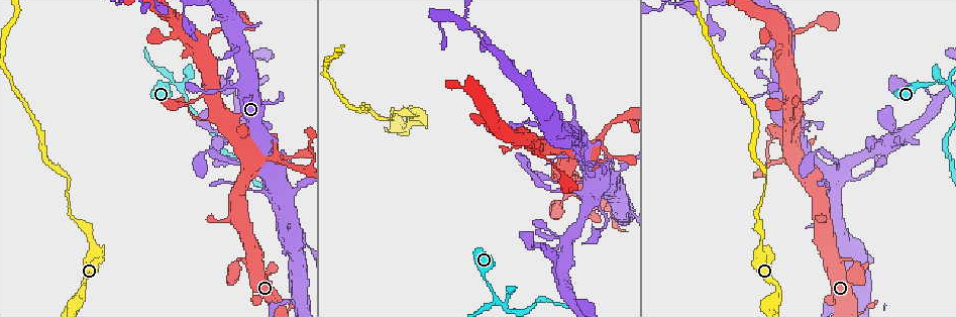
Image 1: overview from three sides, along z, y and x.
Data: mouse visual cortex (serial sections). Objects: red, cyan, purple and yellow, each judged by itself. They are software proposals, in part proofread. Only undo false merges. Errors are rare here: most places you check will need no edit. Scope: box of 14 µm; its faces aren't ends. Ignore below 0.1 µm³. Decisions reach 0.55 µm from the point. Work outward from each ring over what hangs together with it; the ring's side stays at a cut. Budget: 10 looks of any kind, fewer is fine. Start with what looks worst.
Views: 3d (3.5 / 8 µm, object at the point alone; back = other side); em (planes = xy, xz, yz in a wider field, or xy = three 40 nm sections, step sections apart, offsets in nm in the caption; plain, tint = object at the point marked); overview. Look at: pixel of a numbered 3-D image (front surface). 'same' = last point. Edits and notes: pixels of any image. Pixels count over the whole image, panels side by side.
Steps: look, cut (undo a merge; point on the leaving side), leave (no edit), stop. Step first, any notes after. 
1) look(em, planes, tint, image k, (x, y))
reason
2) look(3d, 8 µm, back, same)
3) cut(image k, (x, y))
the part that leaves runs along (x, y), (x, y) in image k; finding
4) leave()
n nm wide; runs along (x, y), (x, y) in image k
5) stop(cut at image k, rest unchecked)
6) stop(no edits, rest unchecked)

look(3d, 3.5 µm, image 1, (775, 303))
sharp bend

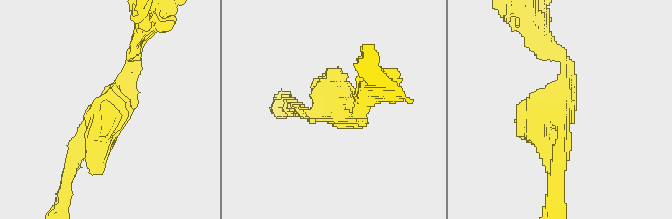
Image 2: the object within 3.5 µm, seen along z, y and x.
look(em, xy, step 2, tint, image 2, (557, 111))
now the EM

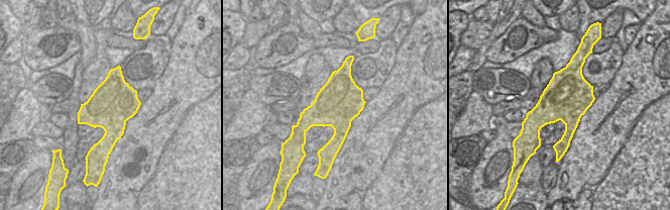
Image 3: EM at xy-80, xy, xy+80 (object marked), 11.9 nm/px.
leave()
runs along (136, 49), (103, 124), (109, 149) in image 2; one cell here

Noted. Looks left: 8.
look(3d, 3.5 µm, image 1, (612, 157))
a narrow waist

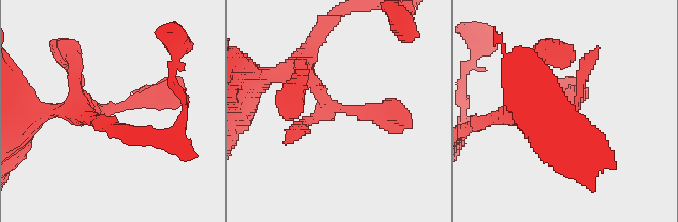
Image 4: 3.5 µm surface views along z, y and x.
look(em, planes, plain, image 4, (343, 109))

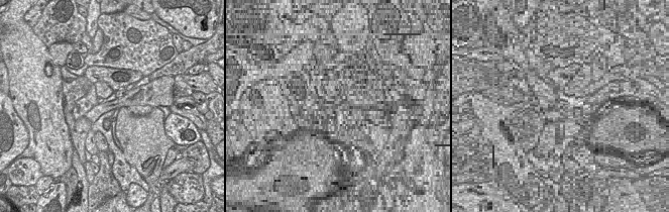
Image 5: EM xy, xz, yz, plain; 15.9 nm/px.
look(em, planes, tint, same)
with the object marked

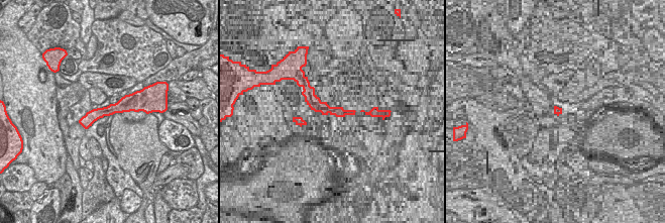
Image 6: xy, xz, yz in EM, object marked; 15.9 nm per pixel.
leave()
runs along (295, 66), (335, 109), (403, 122) in image 4; all the same cell

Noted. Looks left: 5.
look(3d, 3.5 µm, image 1, (499, 300))
abrupt turn

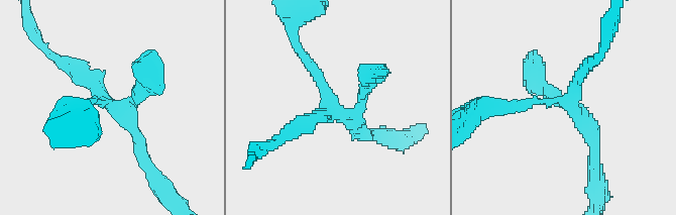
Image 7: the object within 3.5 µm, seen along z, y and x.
look(em, xy, step 2, tint, image 7, (564, 100))
need the tissue

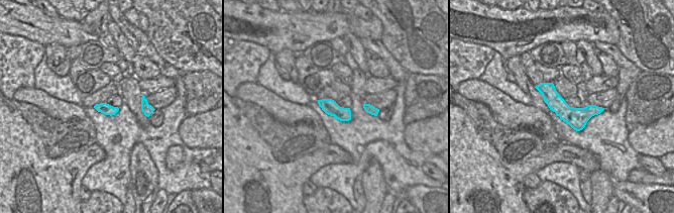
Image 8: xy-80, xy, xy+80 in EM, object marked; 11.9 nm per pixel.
leave()
runs along (300, 49), (331, 106), (368, 134) in image 7; all the same cell

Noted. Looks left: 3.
look(3d, 3.5 µm, image 1, (300, 167))
side arm on a straight run

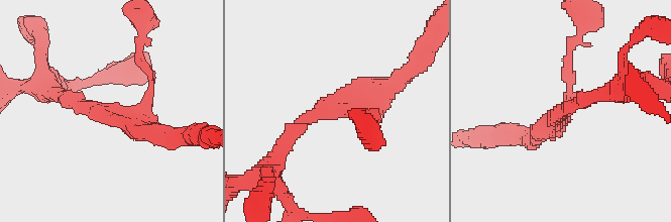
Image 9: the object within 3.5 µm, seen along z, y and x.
look(em, planes, tint, image 9, (334, 110))
need the tissue

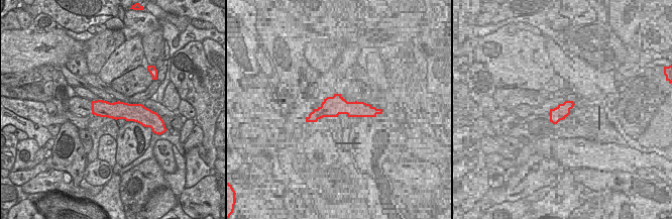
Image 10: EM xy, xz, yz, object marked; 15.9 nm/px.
look(em, xy, step 3, tint, same)

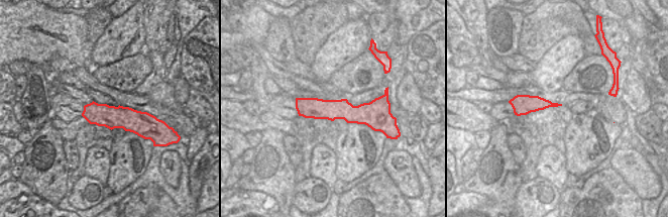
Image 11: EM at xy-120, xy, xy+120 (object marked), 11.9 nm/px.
leave()
240 nm wide; runs along (298, 100), (346, 111), (376, 105) in image 11; all the same cell

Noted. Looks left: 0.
stop(no edits, rest unchecked)

